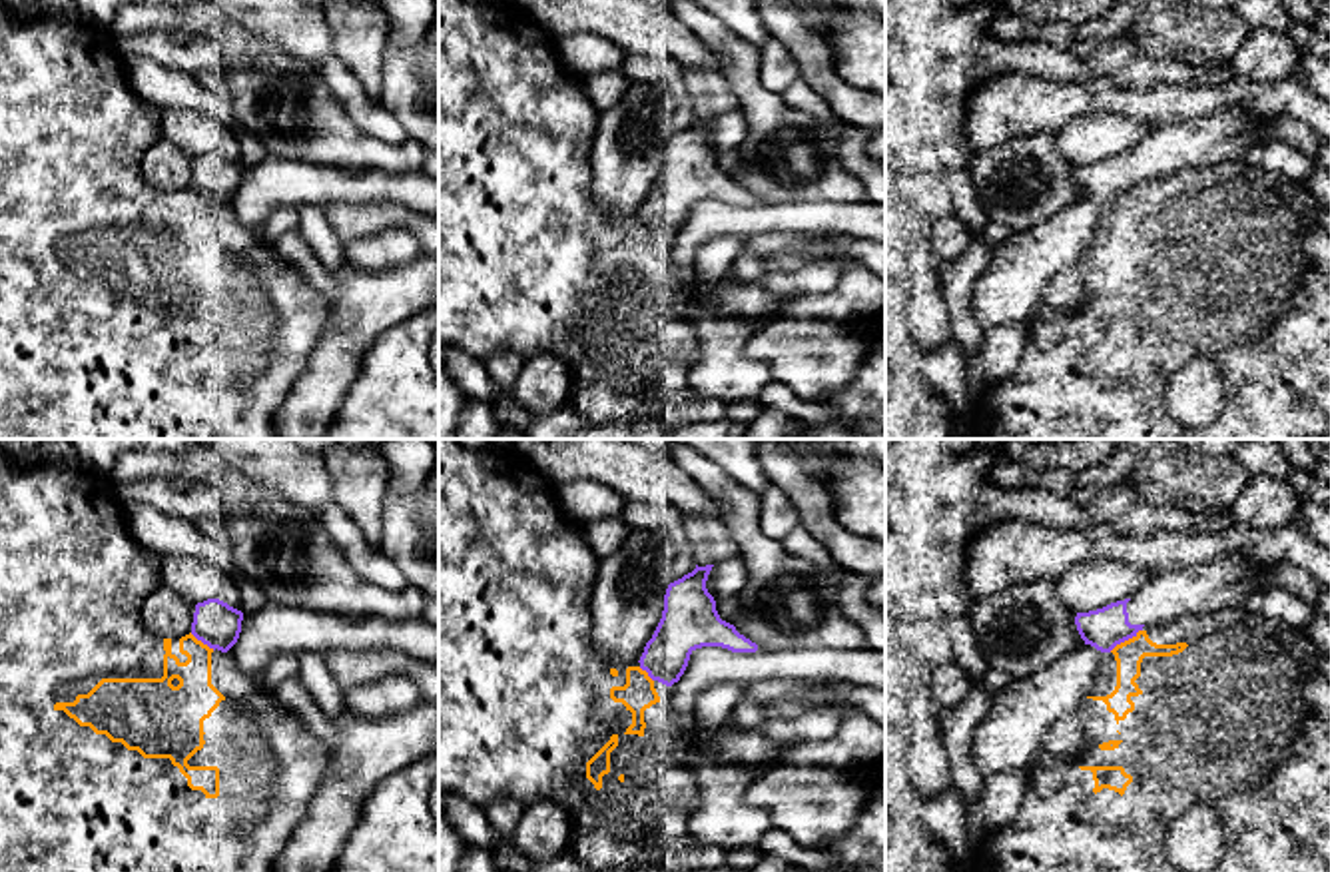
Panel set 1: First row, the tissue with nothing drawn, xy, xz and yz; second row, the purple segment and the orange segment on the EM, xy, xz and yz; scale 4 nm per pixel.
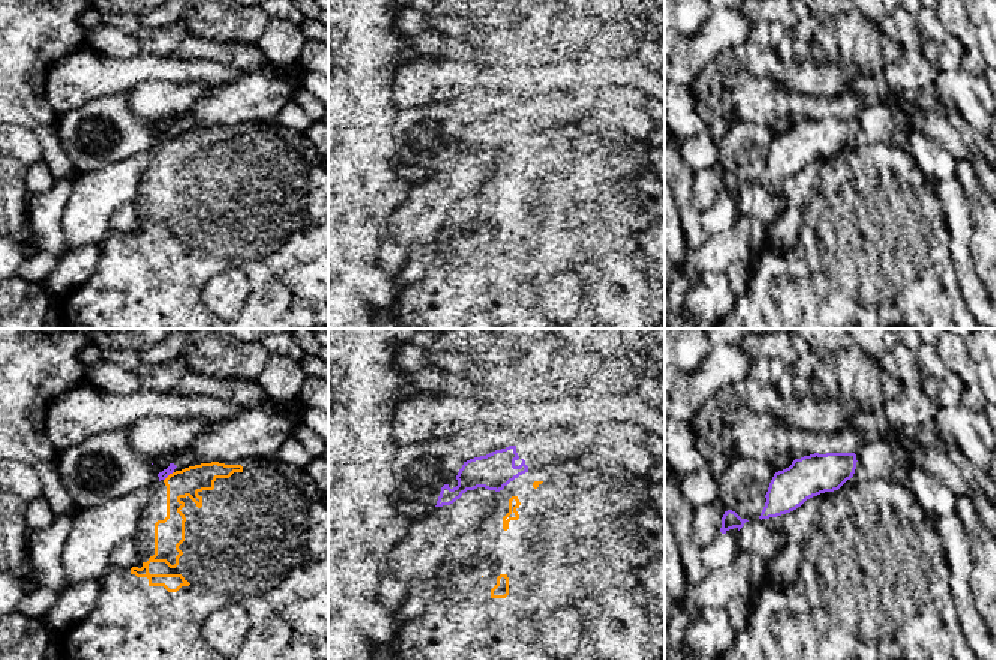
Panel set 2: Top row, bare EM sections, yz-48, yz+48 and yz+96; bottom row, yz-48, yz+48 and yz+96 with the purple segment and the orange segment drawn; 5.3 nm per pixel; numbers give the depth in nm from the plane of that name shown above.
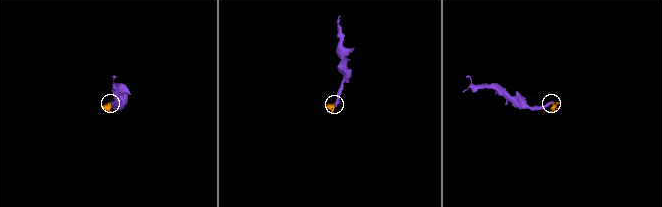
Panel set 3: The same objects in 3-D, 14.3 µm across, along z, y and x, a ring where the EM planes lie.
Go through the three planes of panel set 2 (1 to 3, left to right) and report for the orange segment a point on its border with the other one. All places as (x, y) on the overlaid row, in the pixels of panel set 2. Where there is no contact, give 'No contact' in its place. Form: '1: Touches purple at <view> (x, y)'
1: Touches purple at yz-48 (168, 474)
2: No contact
3: No contact

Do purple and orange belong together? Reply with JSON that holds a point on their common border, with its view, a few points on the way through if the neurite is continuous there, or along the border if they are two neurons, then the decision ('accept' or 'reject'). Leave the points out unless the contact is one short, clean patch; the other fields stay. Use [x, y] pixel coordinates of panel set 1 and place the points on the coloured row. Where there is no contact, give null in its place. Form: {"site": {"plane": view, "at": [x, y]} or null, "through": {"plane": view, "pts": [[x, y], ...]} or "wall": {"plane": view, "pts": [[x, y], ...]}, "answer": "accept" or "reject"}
{"site": {"plane": "yz", "at": [1125, 639]}, "answer": "reject"}

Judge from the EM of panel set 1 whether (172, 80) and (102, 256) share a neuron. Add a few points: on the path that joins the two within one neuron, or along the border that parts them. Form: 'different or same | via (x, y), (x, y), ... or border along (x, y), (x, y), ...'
different | border along (126, 76), (128, 84), (160, 110)

